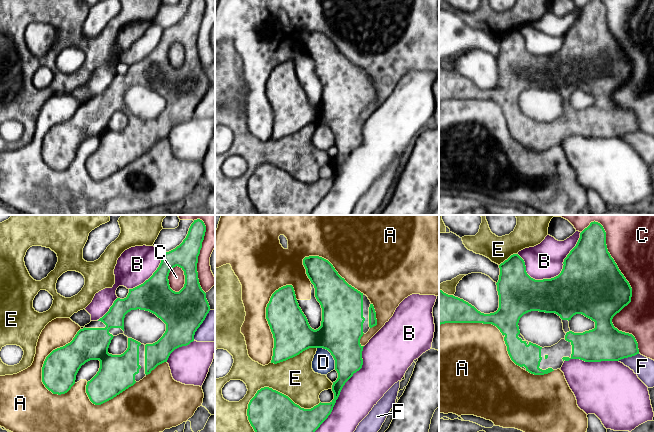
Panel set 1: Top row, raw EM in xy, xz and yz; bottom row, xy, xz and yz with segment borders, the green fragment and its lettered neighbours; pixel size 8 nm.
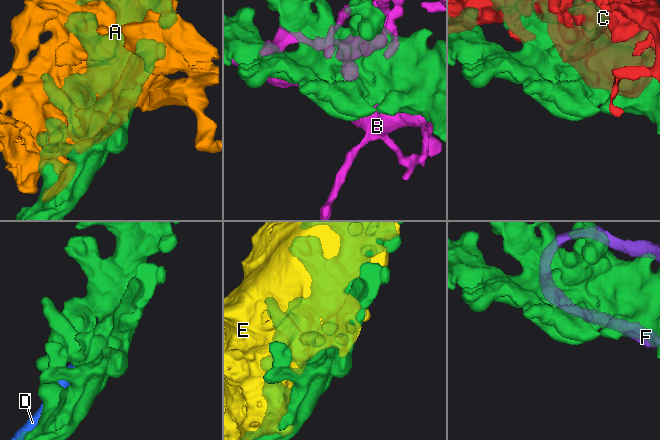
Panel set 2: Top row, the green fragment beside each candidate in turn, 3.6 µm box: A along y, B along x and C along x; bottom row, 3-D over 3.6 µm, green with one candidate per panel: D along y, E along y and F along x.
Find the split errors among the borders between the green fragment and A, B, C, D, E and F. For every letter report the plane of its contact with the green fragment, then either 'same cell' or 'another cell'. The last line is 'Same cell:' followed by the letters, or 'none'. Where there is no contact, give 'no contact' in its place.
A: meets green in xz; another cell
B: meets green in xz; another cell
C: meets green in yz; another cell
D: meets green in xz; another cell
E: meets green in xz; another cell
F: meets green in yz; another cell
Same cell: none

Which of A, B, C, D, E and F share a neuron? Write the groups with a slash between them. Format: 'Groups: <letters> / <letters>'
Groups: A C / B / D / E / F

